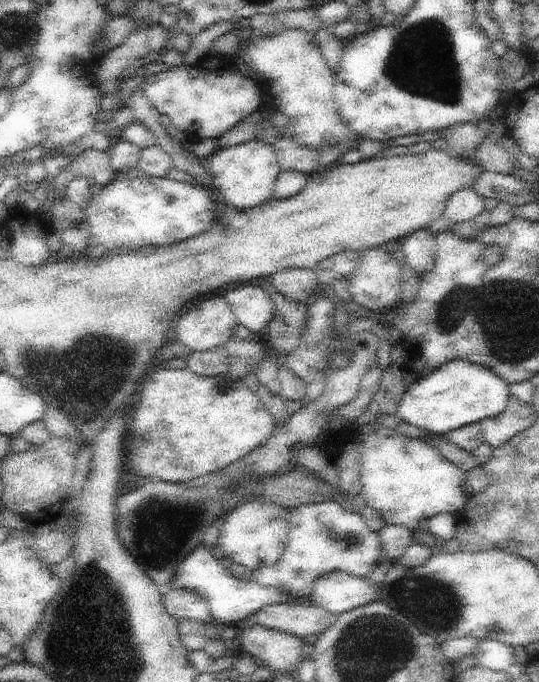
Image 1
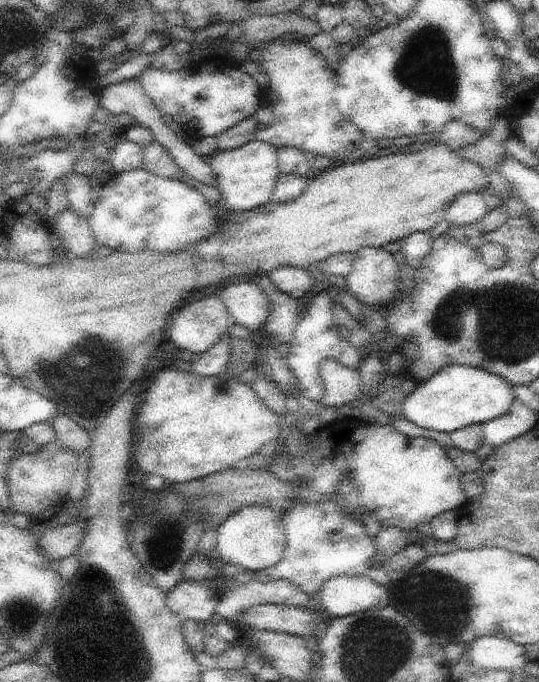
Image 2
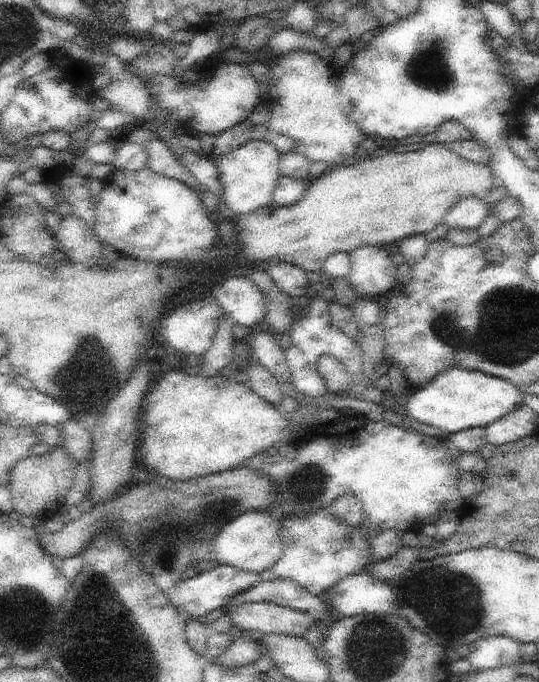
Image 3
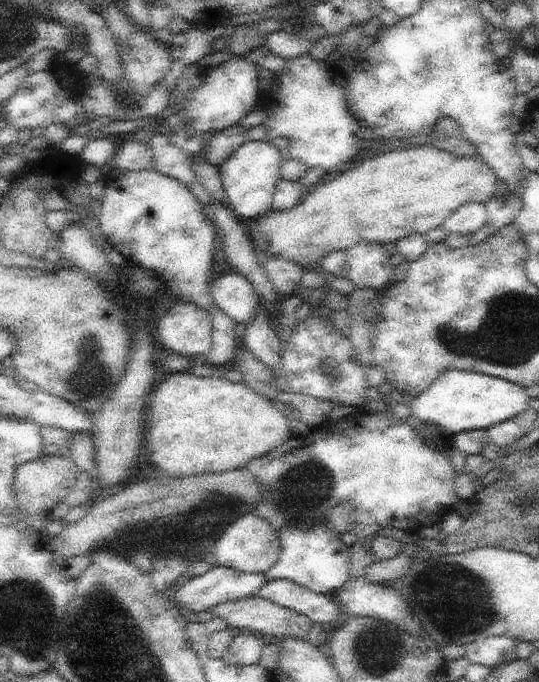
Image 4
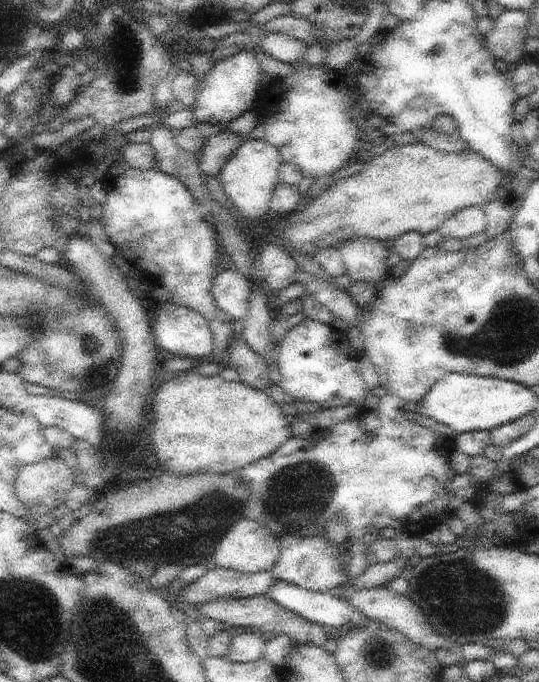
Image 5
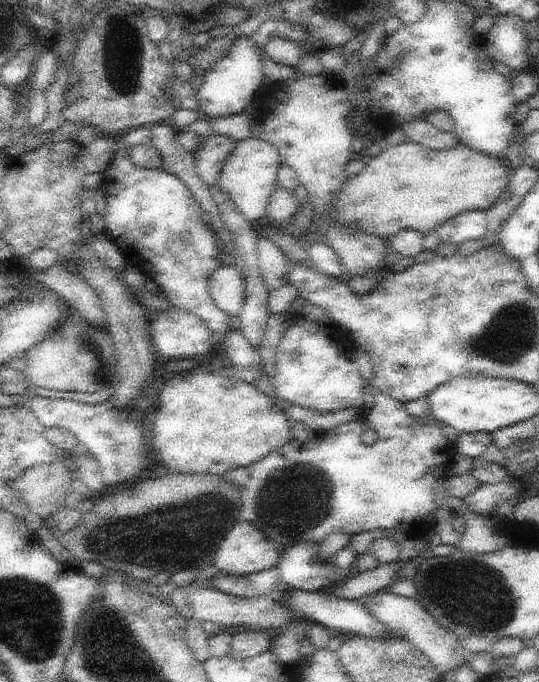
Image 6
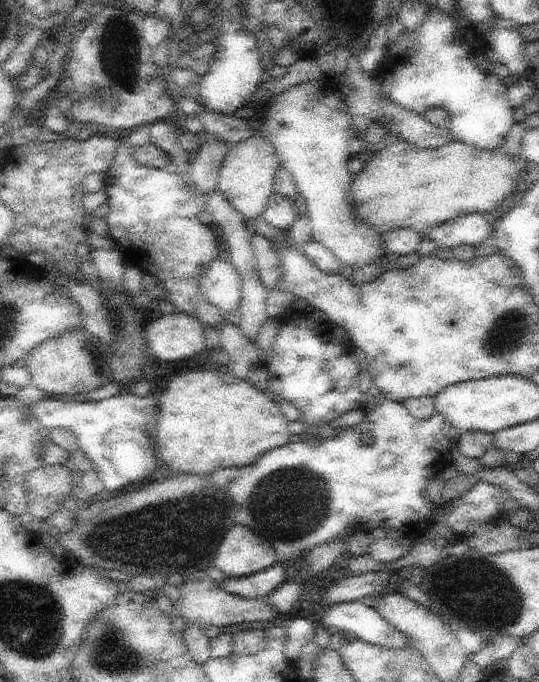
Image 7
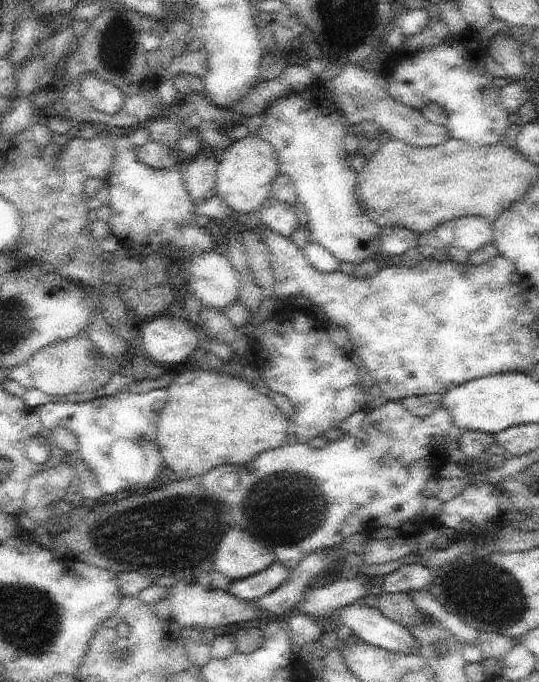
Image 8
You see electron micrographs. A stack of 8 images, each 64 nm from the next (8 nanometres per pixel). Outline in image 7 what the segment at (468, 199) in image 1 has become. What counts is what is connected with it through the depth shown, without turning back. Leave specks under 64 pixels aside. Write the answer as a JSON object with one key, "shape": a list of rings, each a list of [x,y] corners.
{"shape":[[[471,213],[439,225],[425,239],[440,248],[456,249],[456,246],[462,245],[472,245],[476,248],[493,232],[494,225],[487,216]]]}

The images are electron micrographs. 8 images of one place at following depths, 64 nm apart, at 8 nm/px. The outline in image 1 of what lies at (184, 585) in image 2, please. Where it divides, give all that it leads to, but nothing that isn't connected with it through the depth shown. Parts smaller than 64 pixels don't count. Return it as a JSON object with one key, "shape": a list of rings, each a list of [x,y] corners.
{"shape":[[[168,587],[163,595],[164,608],[178,622],[184,619],[201,620],[204,624],[213,623],[209,606],[199,595],[190,590]]]}

